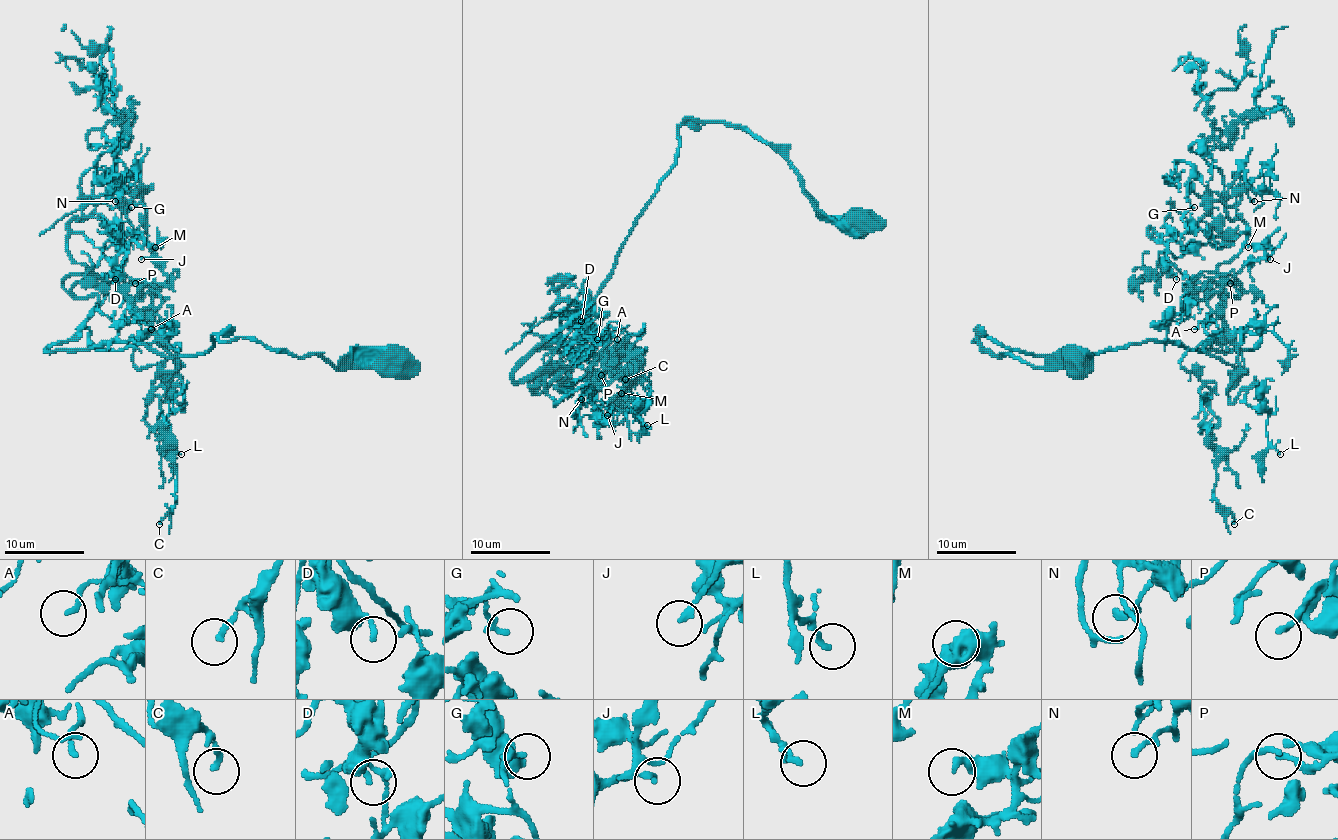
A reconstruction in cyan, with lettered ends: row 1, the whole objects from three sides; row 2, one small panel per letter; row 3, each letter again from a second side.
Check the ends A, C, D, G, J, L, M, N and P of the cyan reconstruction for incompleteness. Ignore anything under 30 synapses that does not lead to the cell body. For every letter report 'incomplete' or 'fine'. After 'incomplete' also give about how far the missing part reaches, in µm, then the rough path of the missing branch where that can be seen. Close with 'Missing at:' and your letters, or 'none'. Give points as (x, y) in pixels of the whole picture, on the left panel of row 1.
A: fine
C: fine
D: fine
G: fine
J: fine
L: fine
M: fine
N: fine
P: fine
Missing at: none

